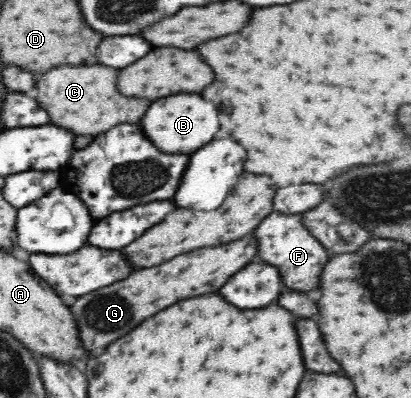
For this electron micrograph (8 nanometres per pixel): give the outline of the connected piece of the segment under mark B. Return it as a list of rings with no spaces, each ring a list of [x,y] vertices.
[[[195,93],[157,99],[143,117],[143,131],[163,153],[195,153],[199,147],[213,141],[219,131],[219,109]]]

